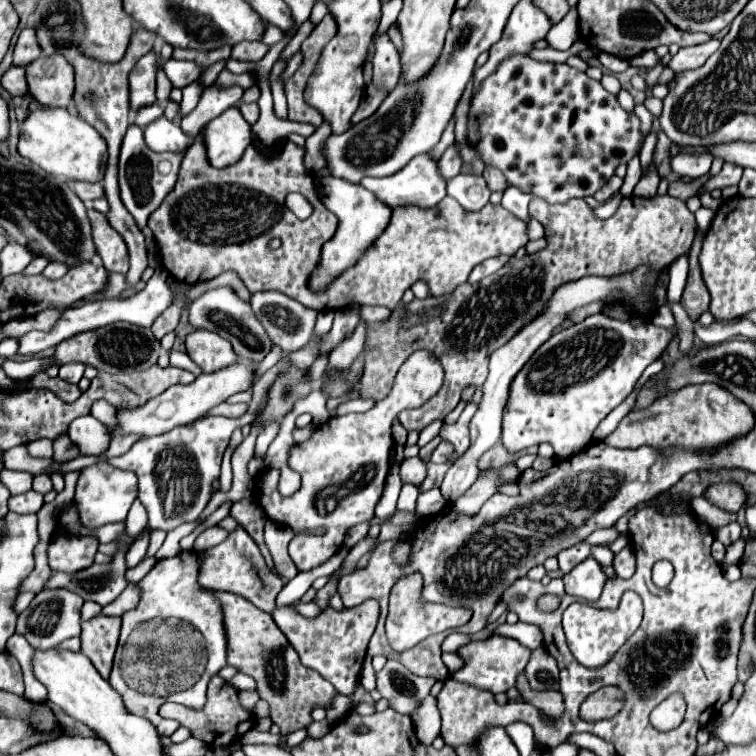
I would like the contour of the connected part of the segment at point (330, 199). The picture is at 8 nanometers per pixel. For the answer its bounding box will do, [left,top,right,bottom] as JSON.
[312,171,392,289]

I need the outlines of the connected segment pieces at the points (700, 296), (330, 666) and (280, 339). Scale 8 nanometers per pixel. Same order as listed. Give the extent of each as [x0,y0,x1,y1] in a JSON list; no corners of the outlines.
[[680,229,710,319],[272,601,378,695],[250,291,316,351]]

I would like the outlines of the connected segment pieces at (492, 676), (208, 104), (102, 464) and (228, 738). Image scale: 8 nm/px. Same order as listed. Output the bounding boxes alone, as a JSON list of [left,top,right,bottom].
[[452,635,530,693],[182,85,244,135],[76,459,138,527],[160,675,256,747]]

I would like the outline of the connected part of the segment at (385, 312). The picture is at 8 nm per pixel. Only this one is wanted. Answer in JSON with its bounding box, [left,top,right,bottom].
[360,307,390,325]

